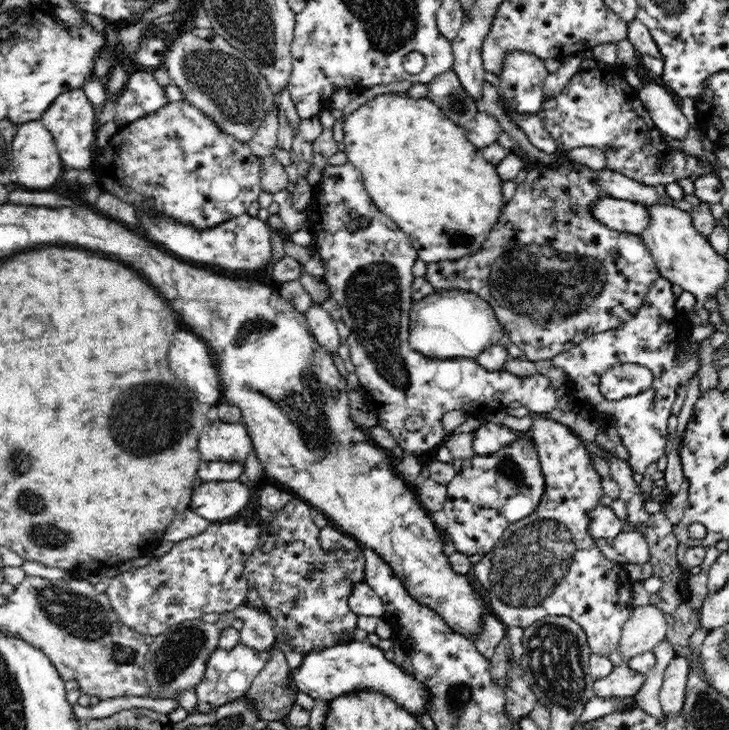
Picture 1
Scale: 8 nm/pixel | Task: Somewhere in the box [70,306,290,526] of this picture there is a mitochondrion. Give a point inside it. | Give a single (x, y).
(158, 421)

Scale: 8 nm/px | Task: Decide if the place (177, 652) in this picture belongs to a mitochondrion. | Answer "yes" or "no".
yes

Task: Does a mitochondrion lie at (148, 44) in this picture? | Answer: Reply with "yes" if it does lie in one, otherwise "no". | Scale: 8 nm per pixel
no

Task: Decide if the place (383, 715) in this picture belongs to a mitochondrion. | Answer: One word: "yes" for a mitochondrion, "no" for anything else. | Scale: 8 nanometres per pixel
no

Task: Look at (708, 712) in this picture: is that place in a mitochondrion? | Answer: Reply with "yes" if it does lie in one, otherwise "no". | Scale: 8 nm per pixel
yes

